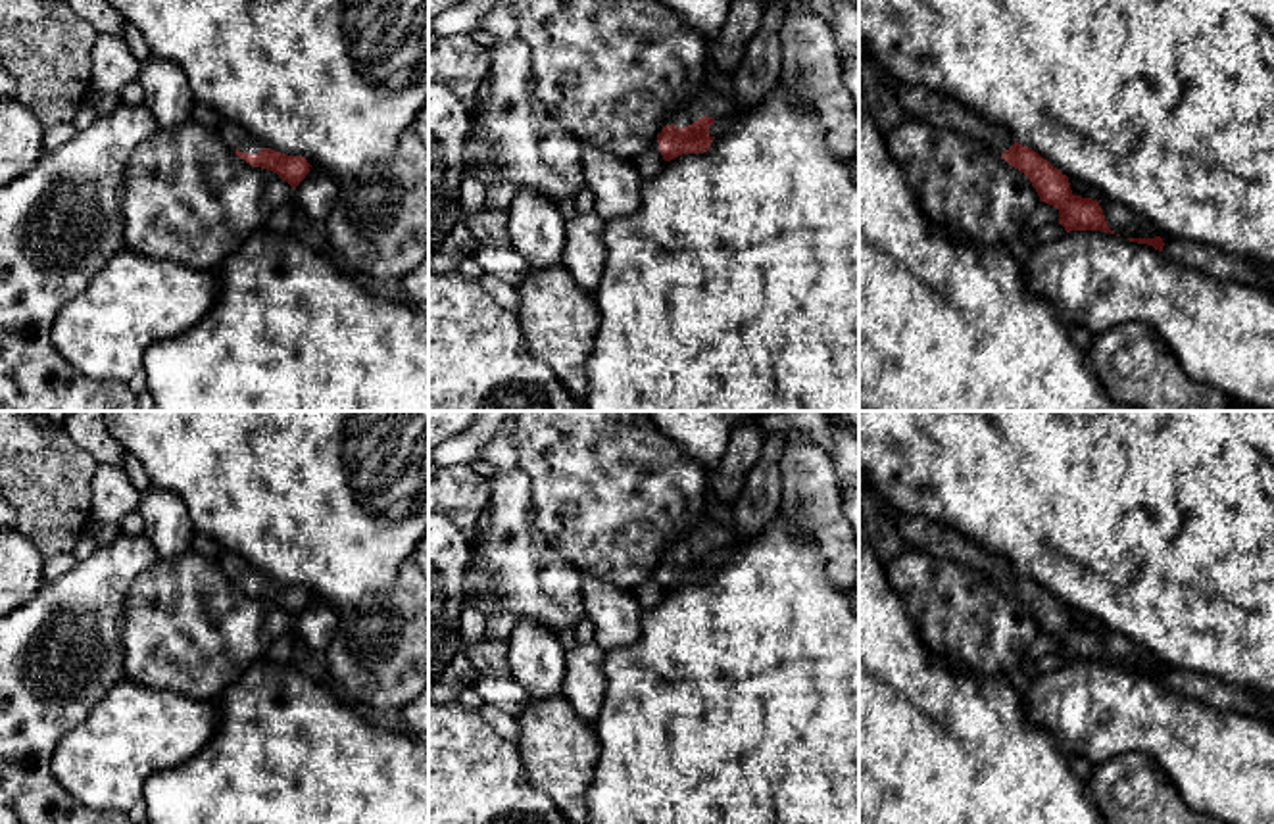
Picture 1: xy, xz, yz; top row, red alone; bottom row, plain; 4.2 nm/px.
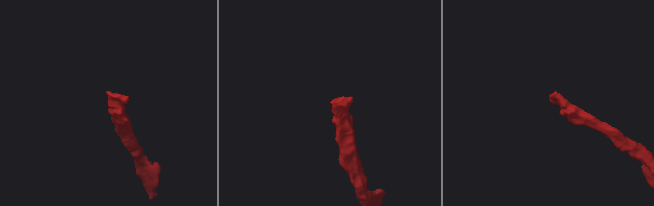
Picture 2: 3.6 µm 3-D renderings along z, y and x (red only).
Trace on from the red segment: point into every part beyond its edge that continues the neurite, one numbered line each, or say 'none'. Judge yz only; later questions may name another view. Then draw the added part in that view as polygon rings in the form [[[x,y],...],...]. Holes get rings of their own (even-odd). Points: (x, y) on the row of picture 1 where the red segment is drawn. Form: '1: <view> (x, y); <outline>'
1: yz (919, 102); [[[890,83],[901,109],[915,119],[930,121],[942,129],[949,129],[970,140],[988,146],[993,154],[1001,156],[1015,144],[1011,131],[990,123],[965,104],[942,96],[924,86],[905,86]]]

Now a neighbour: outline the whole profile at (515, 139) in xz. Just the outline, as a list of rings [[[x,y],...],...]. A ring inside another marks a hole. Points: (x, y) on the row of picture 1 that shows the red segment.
[[[521,38],[502,40],[490,48],[490,100],[484,109],[471,108],[473,129],[463,150],[467,173],[478,173],[488,184],[507,181],[515,192],[536,192],[559,204],[575,198],[584,184],[584,144],[573,136],[536,96],[530,48]]]

